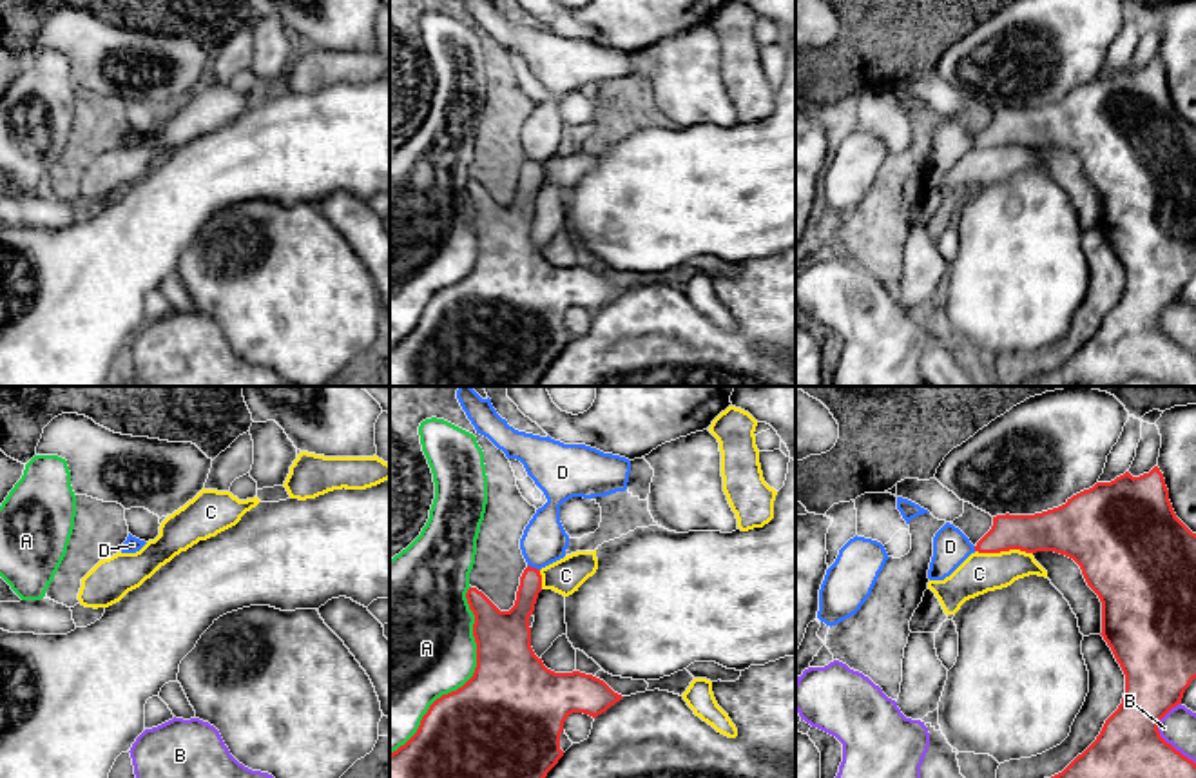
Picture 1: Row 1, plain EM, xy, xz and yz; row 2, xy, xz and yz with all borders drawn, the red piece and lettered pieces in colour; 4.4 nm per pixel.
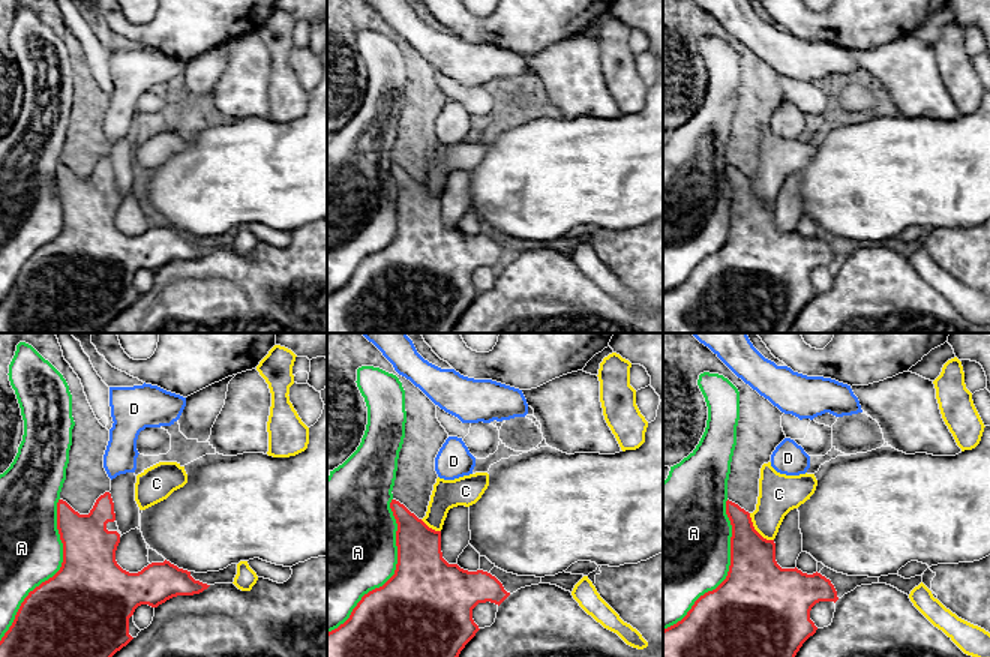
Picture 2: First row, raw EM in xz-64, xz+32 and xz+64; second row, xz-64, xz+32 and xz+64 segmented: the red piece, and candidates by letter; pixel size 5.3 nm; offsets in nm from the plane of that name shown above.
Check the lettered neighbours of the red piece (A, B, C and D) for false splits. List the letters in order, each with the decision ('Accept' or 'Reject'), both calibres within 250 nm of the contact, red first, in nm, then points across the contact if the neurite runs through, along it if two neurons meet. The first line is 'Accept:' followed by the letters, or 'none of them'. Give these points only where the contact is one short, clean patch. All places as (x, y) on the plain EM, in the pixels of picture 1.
Accept: none of them
A: Reject. Thickness 500 nm (red) against 440 nm
B: Reject. Thickness 300 nm (red) against 160 nm
C: Reject. Thickness 190 nm (red) against 180 nm
D: Reject. Thickness 120 nm (red) against 200 nm. Boundary: xz (528, 158), (539, 164)

